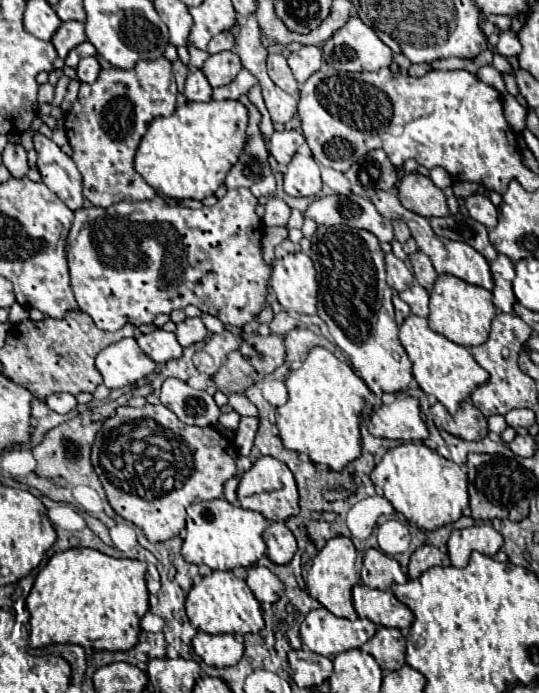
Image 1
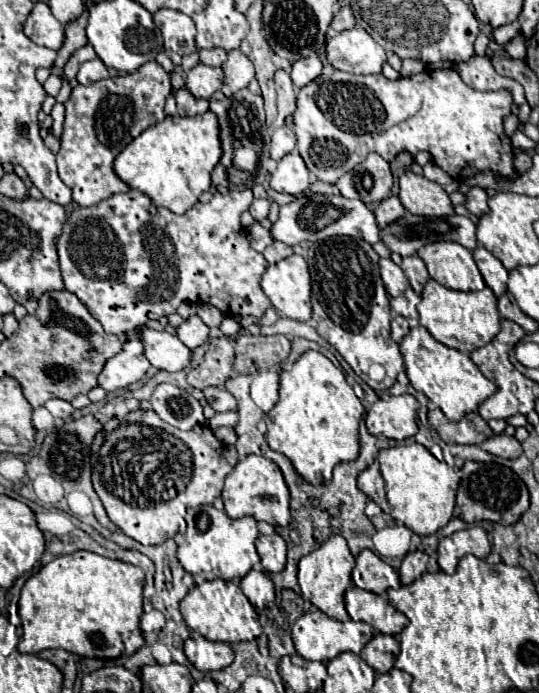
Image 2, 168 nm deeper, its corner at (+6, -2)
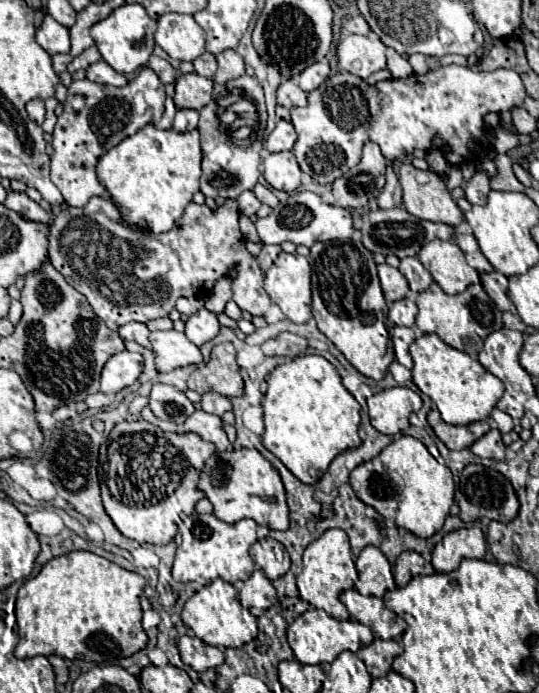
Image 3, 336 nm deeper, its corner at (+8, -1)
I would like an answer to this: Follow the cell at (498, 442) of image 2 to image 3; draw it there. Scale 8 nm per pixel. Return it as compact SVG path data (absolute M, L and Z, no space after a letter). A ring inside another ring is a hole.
M492 427L484 437L480 437L472 447L470 451L478 457L488 457L488 459L498 459L502 461L506 457L506 445L502 441L502 435L498 433L496 427Z

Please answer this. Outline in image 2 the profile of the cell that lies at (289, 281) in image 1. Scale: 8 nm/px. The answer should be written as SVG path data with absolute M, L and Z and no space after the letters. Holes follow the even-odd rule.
M298 254L268 266L262 276L262 290L272 306L292 320L310 320L310 272L306 260Z

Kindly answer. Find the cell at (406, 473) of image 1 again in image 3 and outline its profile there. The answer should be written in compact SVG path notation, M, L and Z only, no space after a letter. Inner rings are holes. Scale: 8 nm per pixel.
M406 435L392 441L378 455L378 463L368 461L358 465L350 473L350 485L354 493L366 505L374 507L386 521L392 521L398 527L404 527L418 537L432 537L436 531L440 531L448 517L448 509L454 503L452 471L446 465L438 463L428 453L424 443ZM386 471L398 473L402 479L402 485L396 487L392 479L384 479Z

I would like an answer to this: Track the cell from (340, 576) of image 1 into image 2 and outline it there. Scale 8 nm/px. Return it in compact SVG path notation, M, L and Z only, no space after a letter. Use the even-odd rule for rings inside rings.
M332 534L324 544L320 544L316 550L312 550L308 556L304 556L298 564L298 584L302 588L302 596L310 600L316 608L326 612L330 618L346 622L350 620L346 608L344 608L344 592L352 588L352 572L354 568L354 556L348 550L348 544L340 534Z

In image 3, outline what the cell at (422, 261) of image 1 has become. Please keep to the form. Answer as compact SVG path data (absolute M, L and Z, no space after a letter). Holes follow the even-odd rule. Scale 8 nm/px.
M404 257L400 261L400 271L406 275L410 289L414 293L426 291L432 285L432 275L424 269L424 265L416 257Z

